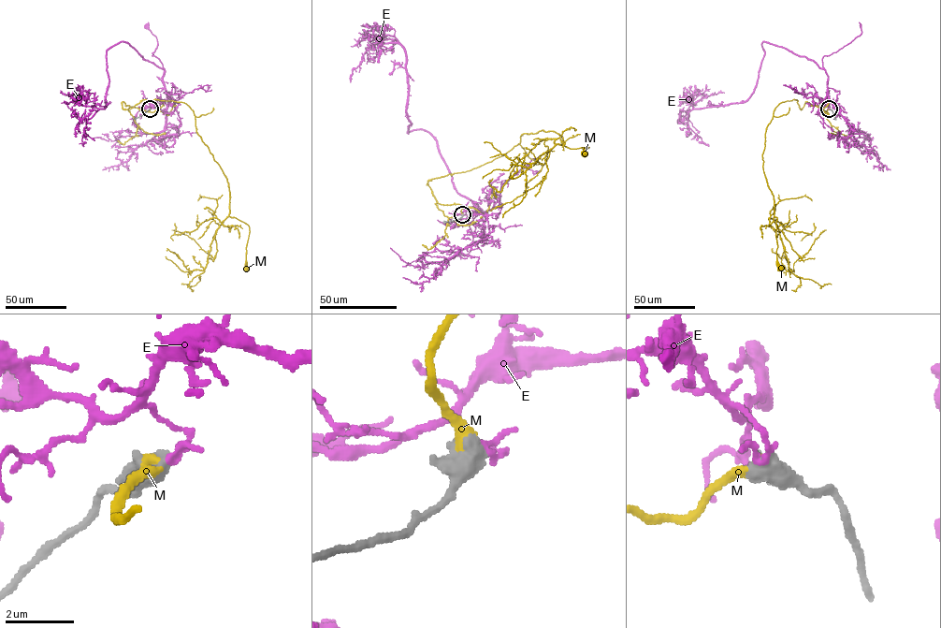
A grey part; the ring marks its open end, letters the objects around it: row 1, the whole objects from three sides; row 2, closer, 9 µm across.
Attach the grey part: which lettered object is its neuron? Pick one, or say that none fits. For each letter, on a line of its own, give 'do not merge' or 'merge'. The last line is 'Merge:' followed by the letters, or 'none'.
E: do not merge
M: merge
Merge: M

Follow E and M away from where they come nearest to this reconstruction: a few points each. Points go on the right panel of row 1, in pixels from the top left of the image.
E: (829, 109), (825, 70), (804, 56), (763, 41), (757, 84), (746, 99), (693, 108), (705, 95), (724, 93)
M: (829, 109), (781, 102), (767, 126), (763, 170), (776, 218), (780, 269)

